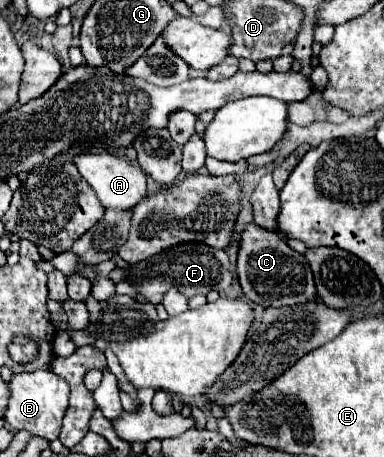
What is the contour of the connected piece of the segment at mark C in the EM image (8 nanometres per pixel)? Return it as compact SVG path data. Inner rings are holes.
M249 224L241 234L241 248L237 258L237 272L243 294L263 308L269 306L293 306L311 302L315 298L315 284L311 268L303 254L289 248L289 244L275 232L263 230L257 224Z

